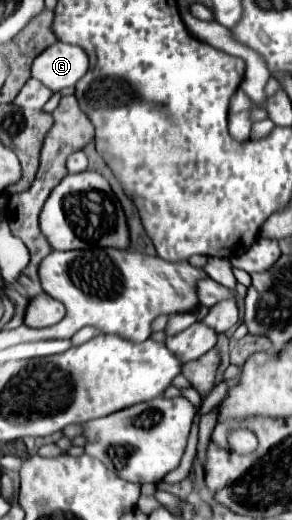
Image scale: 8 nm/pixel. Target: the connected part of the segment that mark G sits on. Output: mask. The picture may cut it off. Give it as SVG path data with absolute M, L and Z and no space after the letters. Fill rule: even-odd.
M57 41L33 61L31 75L51 91L61 91L65 87L75 87L87 69L89 57L81 47Z

